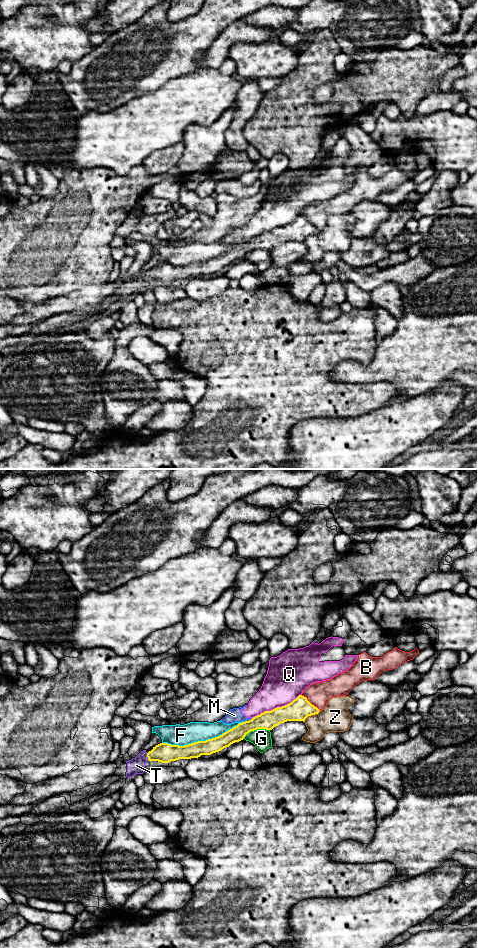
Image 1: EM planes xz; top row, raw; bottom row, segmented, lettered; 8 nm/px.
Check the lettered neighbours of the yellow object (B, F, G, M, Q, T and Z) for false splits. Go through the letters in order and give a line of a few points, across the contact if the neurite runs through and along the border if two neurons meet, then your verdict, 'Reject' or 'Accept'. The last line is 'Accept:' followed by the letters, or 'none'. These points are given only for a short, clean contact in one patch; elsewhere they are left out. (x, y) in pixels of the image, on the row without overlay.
B: Reject
F: Reject
G: Reject
M: Line: xz (252, 238), (244, 242). Reject
Q: Reject
T: Line: xz (163, 272), (147, 276), (136, 285). Accept
Z: Reject
Accept: T

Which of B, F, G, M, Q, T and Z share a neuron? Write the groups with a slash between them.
B / F / G / M Q / T / Z

